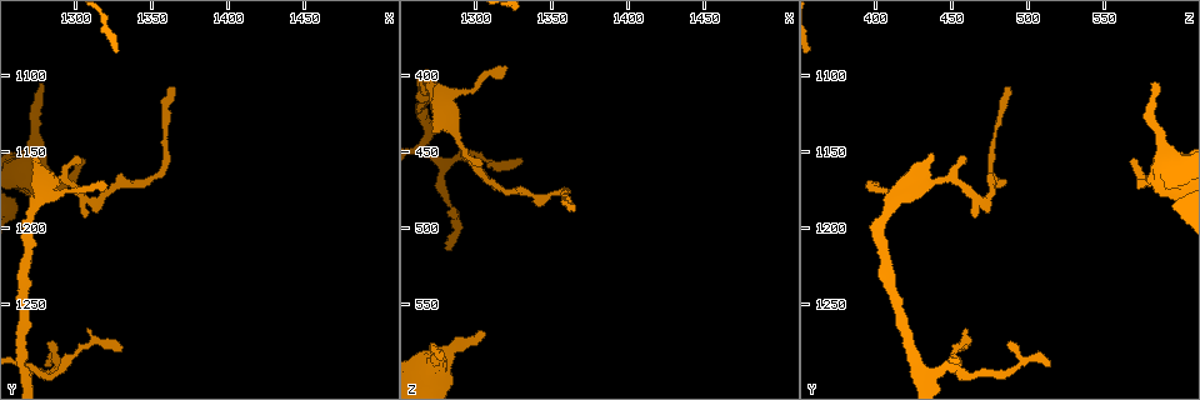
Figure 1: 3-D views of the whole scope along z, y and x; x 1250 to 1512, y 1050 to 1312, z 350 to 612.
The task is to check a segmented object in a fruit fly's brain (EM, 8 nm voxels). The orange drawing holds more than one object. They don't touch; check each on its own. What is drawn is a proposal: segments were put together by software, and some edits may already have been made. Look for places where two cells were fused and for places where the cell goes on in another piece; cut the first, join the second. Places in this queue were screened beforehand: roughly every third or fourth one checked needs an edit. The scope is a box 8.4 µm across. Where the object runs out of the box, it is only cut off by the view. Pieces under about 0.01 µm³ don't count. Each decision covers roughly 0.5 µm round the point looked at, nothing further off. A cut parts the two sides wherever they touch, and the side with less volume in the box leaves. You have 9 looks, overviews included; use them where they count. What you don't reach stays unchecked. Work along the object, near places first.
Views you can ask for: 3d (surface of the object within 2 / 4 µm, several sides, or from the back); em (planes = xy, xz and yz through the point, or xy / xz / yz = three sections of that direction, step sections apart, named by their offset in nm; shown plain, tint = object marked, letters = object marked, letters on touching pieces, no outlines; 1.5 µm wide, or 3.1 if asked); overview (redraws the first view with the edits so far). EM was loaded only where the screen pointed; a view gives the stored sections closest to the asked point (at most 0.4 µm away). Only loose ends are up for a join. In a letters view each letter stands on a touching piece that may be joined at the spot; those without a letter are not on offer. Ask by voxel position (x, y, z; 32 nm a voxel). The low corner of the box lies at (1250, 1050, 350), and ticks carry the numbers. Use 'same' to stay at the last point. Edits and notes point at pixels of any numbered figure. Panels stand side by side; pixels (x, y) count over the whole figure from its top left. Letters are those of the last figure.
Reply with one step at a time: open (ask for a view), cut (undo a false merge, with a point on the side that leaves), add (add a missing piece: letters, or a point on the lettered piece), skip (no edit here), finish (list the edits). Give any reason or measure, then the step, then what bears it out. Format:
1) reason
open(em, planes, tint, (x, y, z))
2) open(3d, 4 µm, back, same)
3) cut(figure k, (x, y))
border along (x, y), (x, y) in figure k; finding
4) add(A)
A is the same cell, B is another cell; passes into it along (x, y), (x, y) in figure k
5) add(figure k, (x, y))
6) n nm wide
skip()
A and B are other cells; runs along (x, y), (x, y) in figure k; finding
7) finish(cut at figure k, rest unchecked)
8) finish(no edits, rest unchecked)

open(em, yz, step 8, plain, (1306, 1154, 572))

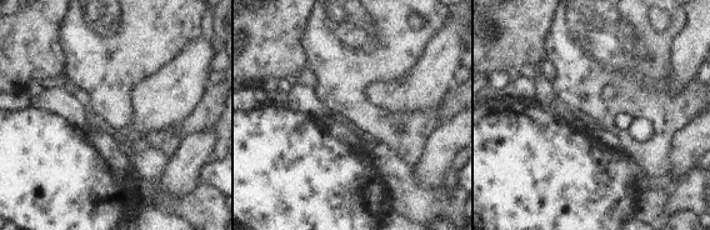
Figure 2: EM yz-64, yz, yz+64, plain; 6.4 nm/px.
what lies round it
open(em, yz, step 8, letters, same)

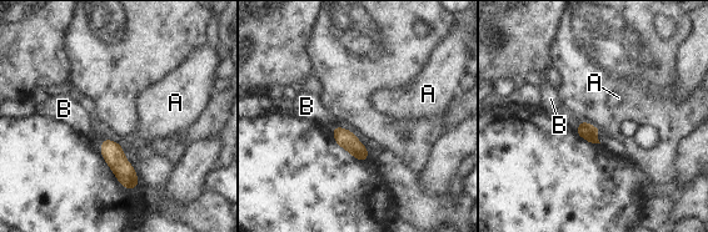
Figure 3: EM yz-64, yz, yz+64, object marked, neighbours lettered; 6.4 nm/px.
skip()
A and B are other cells; no lettered piece goes on from it

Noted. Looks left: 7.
abrupt turn
open(em, xy, step 8, letters, (1310, 1180, 472))

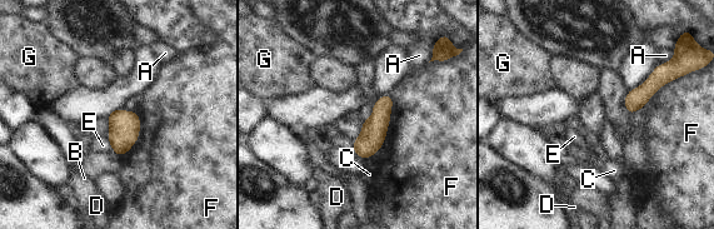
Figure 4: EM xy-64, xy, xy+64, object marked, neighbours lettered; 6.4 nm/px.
skip()
A, B, C, D, E, F and G are other cells; border along (392, 94), (389, 128), (375, 153) in figure 4; all the same cell

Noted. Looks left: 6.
thin end
open(em, xz, step 8, tint, (1320, 1170, 394))

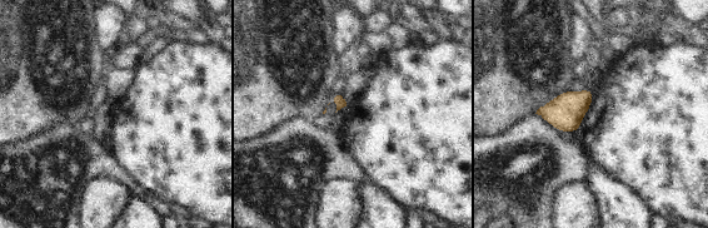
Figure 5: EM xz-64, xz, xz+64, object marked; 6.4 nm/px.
cut it another way
open(em, planes, letters, same)

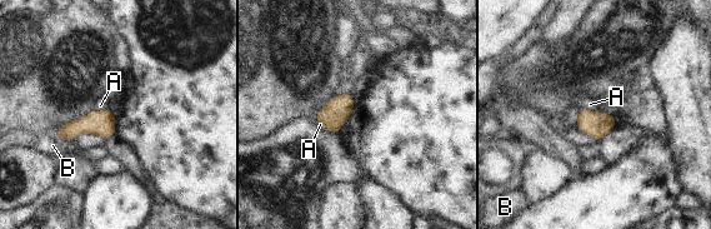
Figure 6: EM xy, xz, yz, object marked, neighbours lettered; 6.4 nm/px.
160 nm wide
skip()
A and B are other cells; border along (580, 108), (597, 110) in figure 6; none of them fits

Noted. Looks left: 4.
open(3d, 4 µm, (1330, 1278, 454))

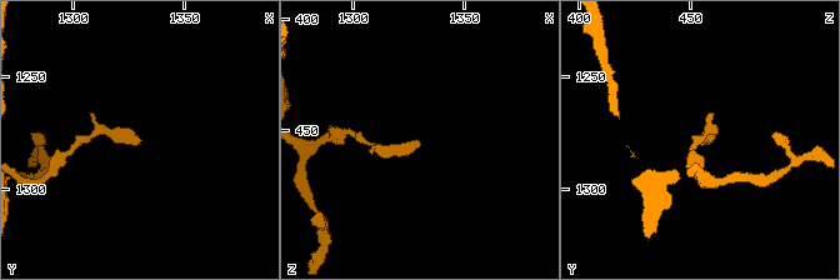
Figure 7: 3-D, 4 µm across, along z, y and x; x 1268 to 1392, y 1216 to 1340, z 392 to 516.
open(em, xz, step 8, letters, (1330, 1280, 456))

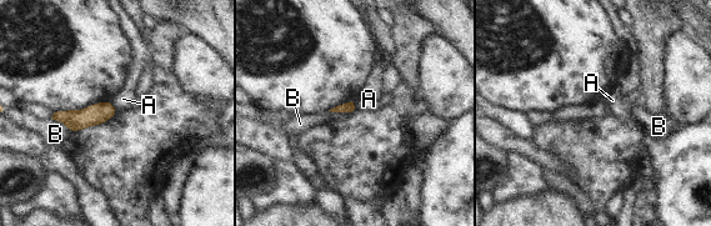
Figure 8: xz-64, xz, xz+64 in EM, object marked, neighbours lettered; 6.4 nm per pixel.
skip()
A and B are other cells; runs along (114, 111), (56, 116) in figure 8; no lettered piece goes on from it

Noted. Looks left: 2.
finish(no edits, rest unchecked)

